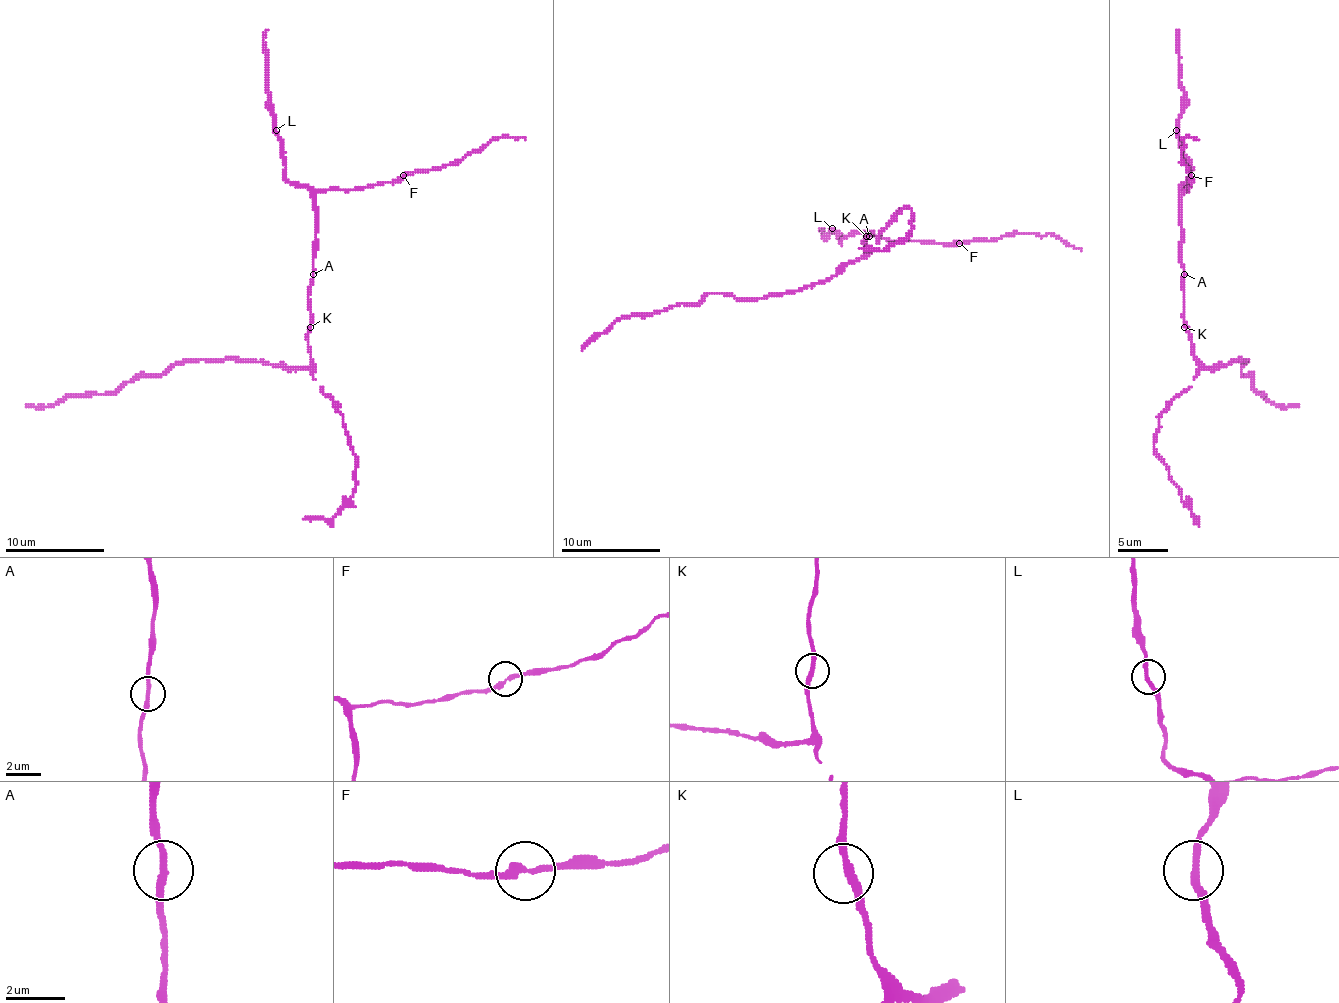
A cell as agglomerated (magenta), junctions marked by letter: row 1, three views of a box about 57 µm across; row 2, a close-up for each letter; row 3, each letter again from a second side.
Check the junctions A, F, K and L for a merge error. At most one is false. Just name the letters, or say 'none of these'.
none of these

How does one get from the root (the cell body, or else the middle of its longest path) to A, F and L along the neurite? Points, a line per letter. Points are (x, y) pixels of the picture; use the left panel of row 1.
A: (308, 329), (308, 287), (313, 274)
F: (308, 329), (315, 195), (325, 190), (363, 190), (395, 182), (403, 175)
L: (308, 329), (315, 197), (305, 187), (295, 187), (285, 177), (285, 157), (276, 130)

